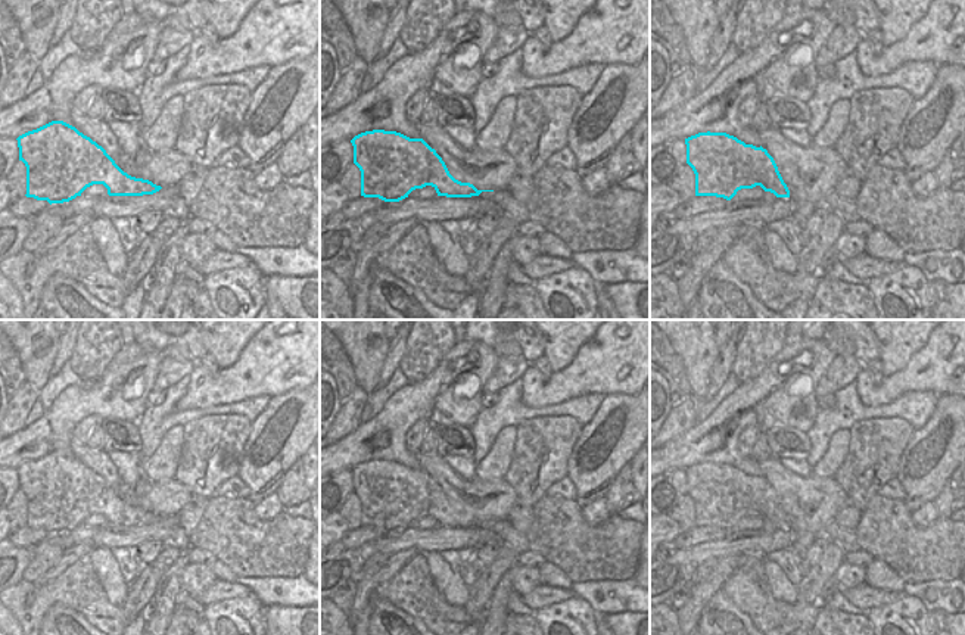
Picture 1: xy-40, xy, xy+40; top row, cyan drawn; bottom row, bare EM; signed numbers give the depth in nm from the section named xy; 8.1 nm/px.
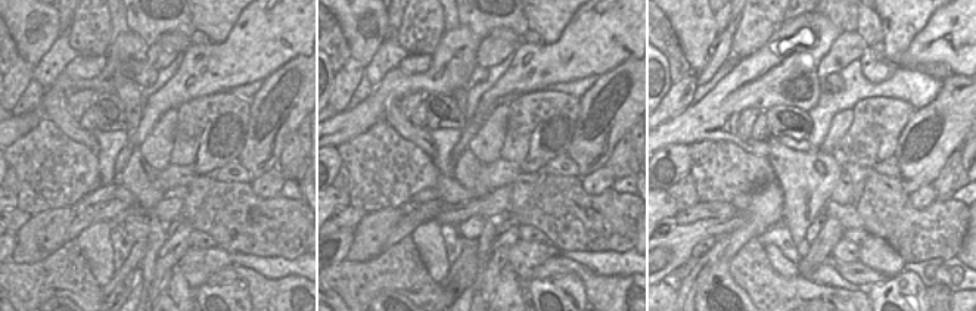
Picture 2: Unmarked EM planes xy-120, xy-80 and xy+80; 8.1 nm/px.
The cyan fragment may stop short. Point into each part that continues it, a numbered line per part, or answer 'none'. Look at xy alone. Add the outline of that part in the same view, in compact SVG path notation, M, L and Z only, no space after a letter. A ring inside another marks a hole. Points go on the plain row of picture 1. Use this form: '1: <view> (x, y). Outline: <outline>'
1: xy (506, 534). Outline: M508 520L482 522L479 526L489 527L501 544L505 544L514 554L527 551L526 533L516 530Z

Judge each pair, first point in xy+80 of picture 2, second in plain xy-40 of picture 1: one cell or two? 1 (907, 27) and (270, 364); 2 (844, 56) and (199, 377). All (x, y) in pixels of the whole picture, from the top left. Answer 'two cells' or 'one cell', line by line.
1: two cells
2: two cells

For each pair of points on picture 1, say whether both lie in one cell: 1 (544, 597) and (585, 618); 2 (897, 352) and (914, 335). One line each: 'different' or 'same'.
1: different
2: same

